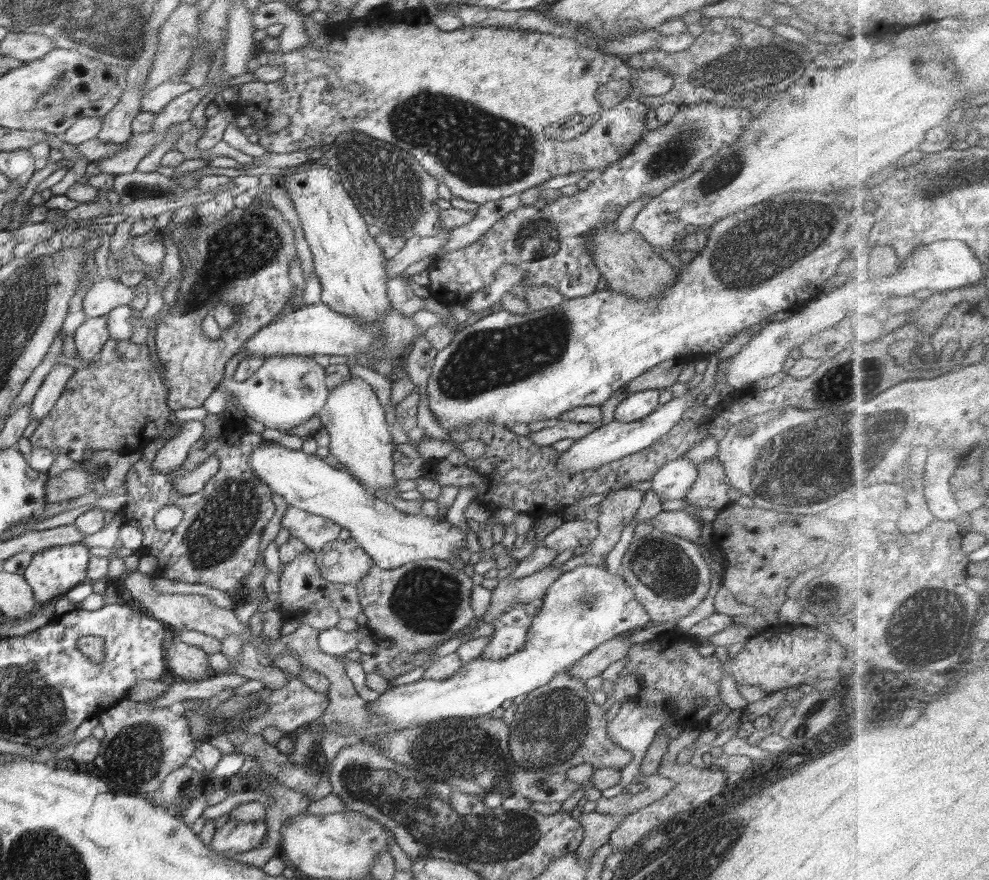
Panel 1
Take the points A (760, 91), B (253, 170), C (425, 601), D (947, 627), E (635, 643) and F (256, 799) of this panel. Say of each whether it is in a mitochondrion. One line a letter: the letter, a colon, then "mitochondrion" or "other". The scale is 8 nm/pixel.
A: mitochondrion
B: other
C: mitochondrion
D: mitochondrion
E: other
F: other

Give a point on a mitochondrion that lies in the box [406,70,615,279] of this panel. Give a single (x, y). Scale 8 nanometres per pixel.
(536, 239)

